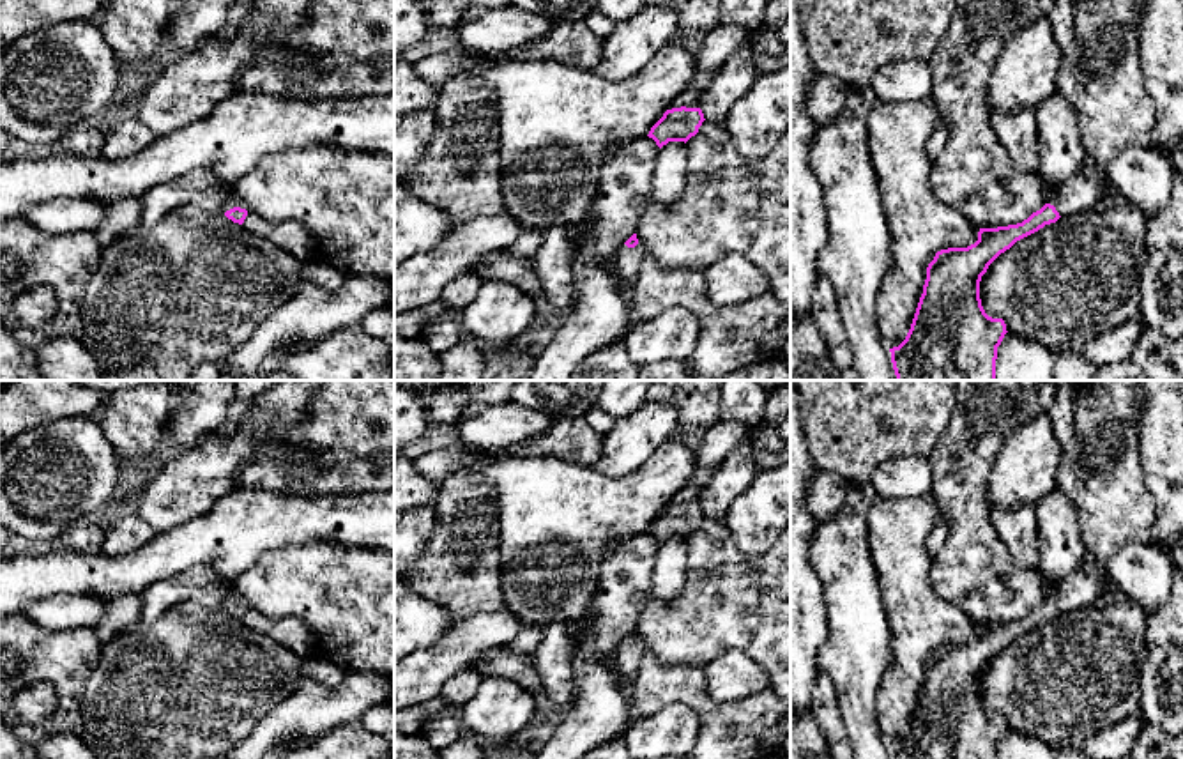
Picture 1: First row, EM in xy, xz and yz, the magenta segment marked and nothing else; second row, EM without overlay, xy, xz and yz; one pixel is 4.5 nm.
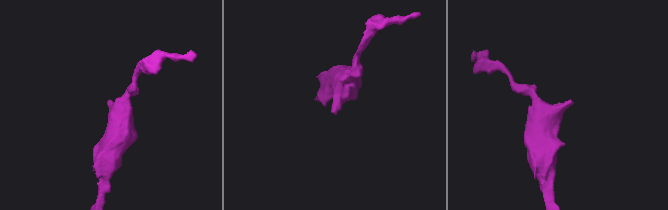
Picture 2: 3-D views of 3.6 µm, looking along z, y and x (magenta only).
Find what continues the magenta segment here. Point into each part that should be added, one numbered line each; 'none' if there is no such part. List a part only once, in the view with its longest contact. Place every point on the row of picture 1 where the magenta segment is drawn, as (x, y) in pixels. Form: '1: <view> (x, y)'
1: xy (232, 200)

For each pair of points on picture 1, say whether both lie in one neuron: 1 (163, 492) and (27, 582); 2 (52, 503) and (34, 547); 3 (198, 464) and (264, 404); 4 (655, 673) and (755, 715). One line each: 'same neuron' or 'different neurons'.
1: different neurons
2: different neurons
3: same neuron
4: same neuron

